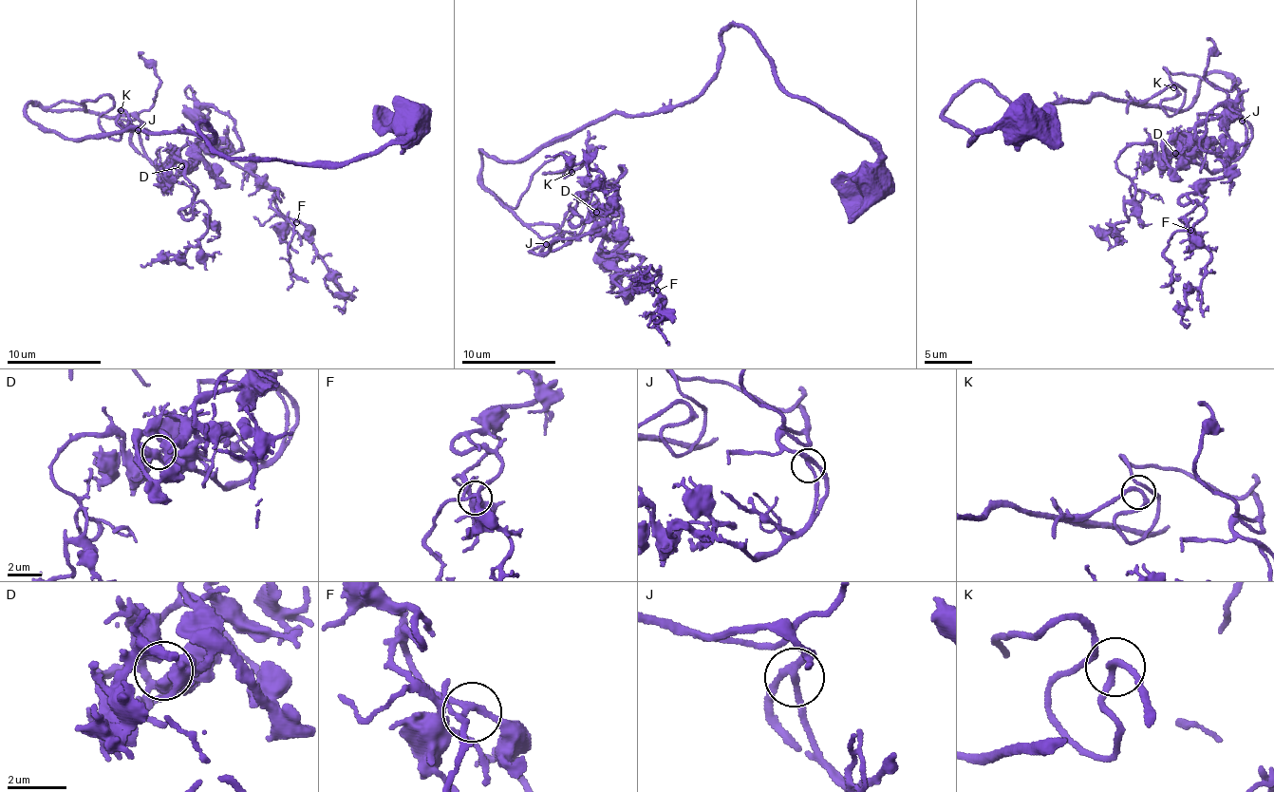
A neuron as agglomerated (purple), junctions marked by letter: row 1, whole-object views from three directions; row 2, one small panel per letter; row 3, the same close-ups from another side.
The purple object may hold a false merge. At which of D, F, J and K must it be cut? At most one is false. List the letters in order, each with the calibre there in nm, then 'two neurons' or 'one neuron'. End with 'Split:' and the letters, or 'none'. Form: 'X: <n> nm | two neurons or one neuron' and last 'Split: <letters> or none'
D: 360 nm | one neuron
F: 190 nm | one neuron
J: 200 nm | one neuron
K: 190 nm | one neuron
Split: none

